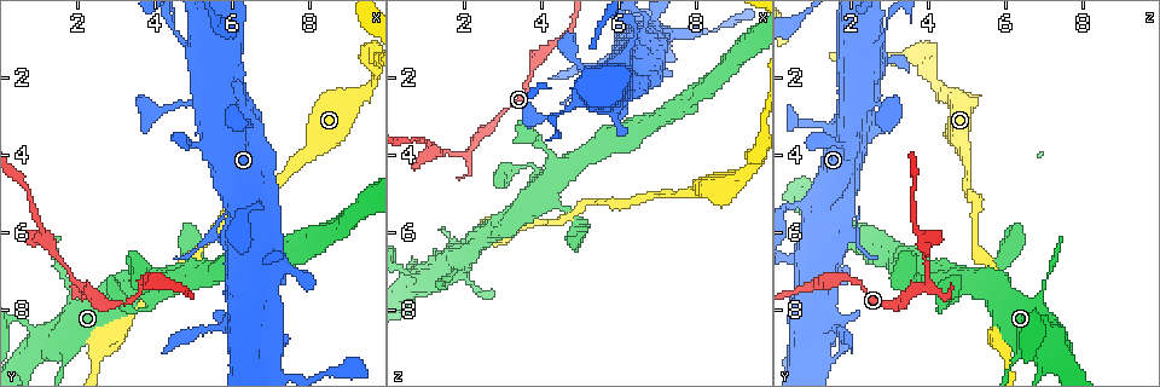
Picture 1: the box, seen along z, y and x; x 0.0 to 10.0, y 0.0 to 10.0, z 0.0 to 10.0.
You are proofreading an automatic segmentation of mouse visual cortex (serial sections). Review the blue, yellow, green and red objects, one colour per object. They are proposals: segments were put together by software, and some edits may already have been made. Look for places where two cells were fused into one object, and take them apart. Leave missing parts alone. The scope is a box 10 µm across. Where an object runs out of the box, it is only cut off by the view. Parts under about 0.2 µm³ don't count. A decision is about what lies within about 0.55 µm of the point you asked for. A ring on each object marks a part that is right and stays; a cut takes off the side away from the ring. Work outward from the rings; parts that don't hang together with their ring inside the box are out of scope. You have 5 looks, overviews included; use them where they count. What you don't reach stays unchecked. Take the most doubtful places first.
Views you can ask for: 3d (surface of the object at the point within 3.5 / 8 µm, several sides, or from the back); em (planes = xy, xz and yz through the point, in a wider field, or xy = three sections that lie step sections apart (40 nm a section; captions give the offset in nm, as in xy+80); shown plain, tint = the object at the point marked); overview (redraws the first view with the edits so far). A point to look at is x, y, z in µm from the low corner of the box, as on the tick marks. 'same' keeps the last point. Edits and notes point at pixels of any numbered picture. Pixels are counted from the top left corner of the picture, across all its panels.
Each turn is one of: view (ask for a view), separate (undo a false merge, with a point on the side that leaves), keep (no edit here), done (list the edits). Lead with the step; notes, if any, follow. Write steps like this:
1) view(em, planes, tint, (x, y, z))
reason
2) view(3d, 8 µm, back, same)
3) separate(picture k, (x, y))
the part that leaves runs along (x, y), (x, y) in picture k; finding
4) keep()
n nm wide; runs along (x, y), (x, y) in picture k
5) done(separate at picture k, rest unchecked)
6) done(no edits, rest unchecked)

view(3d, 3.5 µm, (1.75, 6.90, 4.00))
narrows sharply

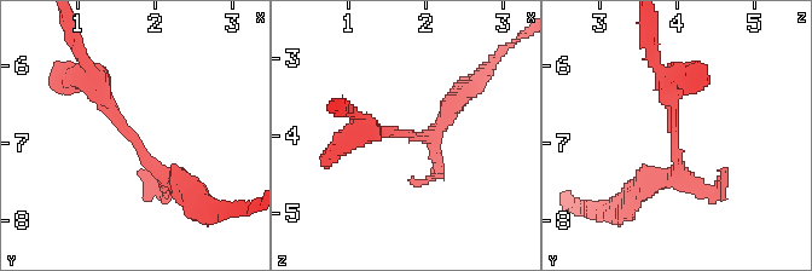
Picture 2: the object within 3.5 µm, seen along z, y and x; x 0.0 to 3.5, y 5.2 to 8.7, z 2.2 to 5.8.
view(em, xy, step 2, tint, (1.75, 6.90, 3.95))
arms of 200, 250 nm; shape alone is not enough

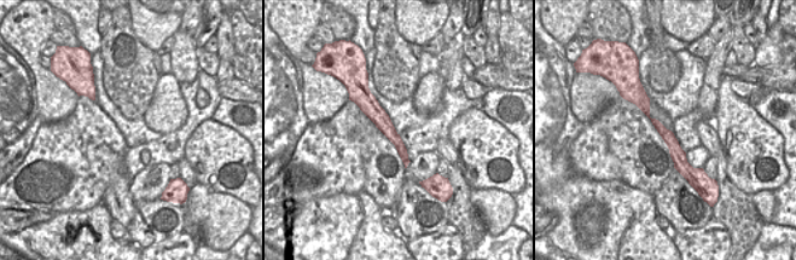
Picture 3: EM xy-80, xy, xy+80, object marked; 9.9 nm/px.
view(em, xy, step 1, tint, same)

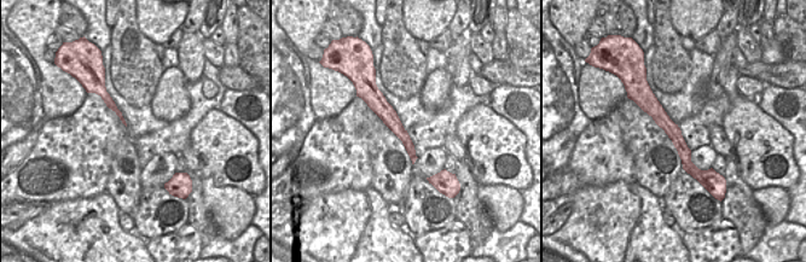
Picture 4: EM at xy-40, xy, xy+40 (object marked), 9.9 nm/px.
keep()
runs along (645, 89), (647, 102), (701, 176) in picture 4; all the same cell

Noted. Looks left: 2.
view(3d, 3.5 µm, (5.35, 2.70, 2.40))
calibre changes

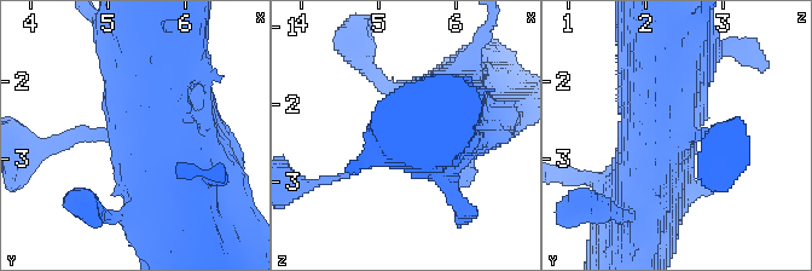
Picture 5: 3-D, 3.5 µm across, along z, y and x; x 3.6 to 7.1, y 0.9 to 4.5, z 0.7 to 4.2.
view(em, xy, step 2, tint, (5.30, 2.65, 2.40))
now the EM

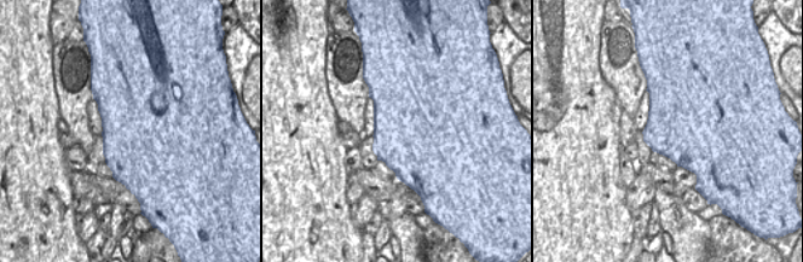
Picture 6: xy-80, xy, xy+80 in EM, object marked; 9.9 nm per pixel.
keep()
950 nm wide; runs along (161, 117), (157, 55), (135, 32) in picture 5; one cell here

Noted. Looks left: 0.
done(no edits, rest unchecked)

